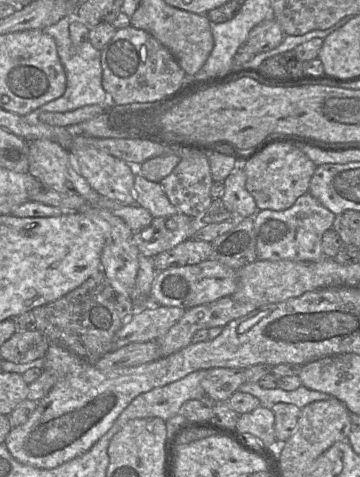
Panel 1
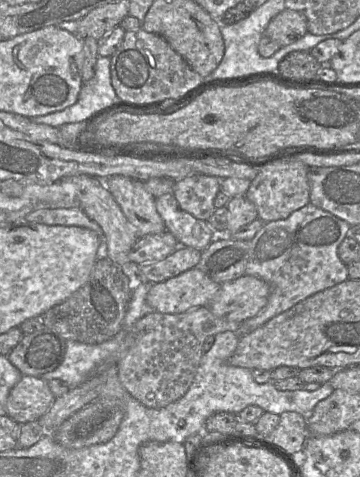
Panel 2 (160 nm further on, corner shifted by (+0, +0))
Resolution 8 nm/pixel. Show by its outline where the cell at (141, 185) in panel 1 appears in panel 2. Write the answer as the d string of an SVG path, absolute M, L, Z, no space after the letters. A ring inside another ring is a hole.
M163 194L155 199L156 209L161 216L166 230L174 235L180 246L192 247L197 250L205 250L216 239L215 230L208 221L199 220L192 214L184 211L178 204L173 194Z

